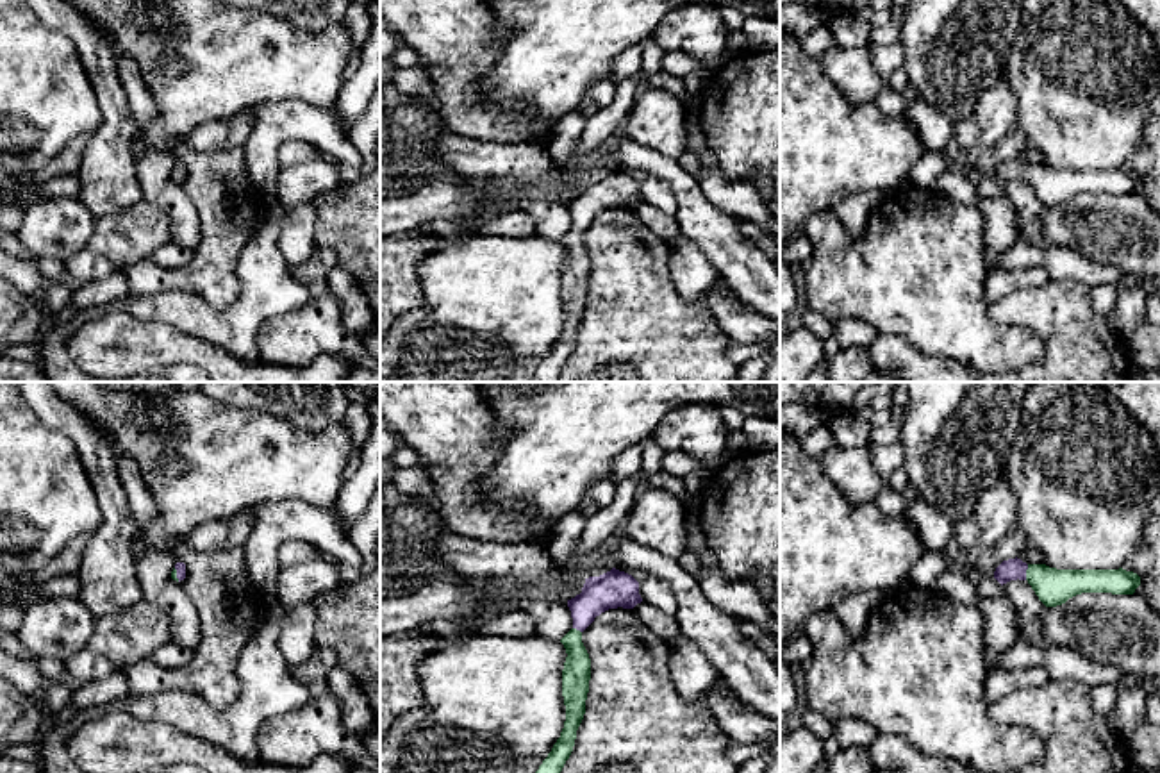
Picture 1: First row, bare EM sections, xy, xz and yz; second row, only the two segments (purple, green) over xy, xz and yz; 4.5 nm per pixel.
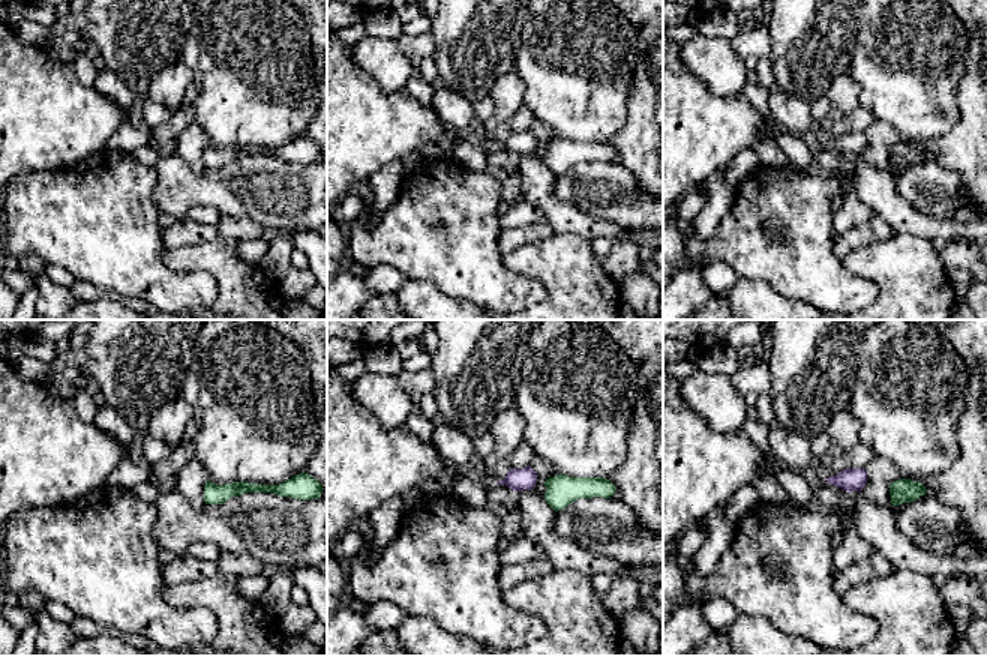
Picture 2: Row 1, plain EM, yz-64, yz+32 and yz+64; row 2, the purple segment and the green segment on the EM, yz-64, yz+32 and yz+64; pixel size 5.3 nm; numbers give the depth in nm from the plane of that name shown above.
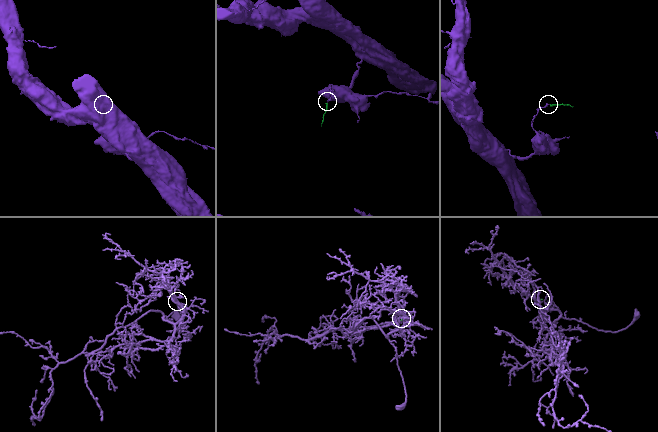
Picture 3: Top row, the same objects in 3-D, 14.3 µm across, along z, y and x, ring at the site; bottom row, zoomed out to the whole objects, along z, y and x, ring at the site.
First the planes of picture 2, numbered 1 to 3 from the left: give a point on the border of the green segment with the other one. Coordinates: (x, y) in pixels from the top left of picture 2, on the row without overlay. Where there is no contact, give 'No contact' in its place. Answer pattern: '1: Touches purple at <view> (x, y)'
1: No contact
2: No contact
3: No contact

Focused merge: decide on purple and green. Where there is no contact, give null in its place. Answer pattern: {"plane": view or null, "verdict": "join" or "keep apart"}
{"plane": "yz", "verdict": "join"}

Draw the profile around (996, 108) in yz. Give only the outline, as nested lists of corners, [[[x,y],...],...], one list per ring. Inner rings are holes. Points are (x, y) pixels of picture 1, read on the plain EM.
[[[1007,79],[983,91],[973,111],[973,118],[980,127],[980,141],[976,152],[996,146],[1001,137],[1014,127],[1015,112],[1017,98]]]

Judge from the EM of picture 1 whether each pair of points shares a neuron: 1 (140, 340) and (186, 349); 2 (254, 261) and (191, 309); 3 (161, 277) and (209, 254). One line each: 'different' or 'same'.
1: same
2: same
3: same

